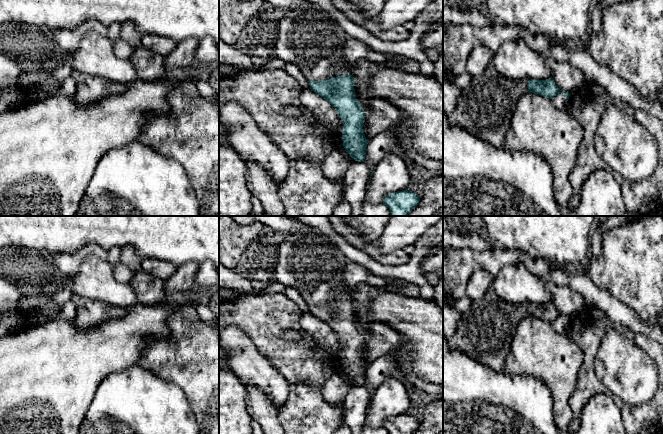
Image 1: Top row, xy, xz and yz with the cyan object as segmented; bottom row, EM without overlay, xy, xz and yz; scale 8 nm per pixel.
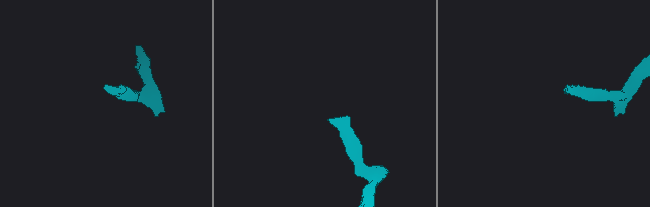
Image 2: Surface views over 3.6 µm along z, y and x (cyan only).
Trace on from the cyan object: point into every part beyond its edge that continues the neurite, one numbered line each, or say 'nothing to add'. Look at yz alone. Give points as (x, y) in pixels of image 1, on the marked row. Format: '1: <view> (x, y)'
1: yz (485, 107)

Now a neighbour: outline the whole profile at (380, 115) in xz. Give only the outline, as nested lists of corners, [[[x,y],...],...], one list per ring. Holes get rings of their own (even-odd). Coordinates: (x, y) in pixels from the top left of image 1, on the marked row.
[[[370,98],[361,106],[365,114],[363,129],[367,140],[391,128],[401,117],[396,106],[381,98]]]

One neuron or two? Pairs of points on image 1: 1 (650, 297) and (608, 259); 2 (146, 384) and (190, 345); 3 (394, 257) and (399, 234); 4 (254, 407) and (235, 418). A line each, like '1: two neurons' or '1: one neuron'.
1: one neuron
2: two neurons
3: two neurons
4: two neurons

